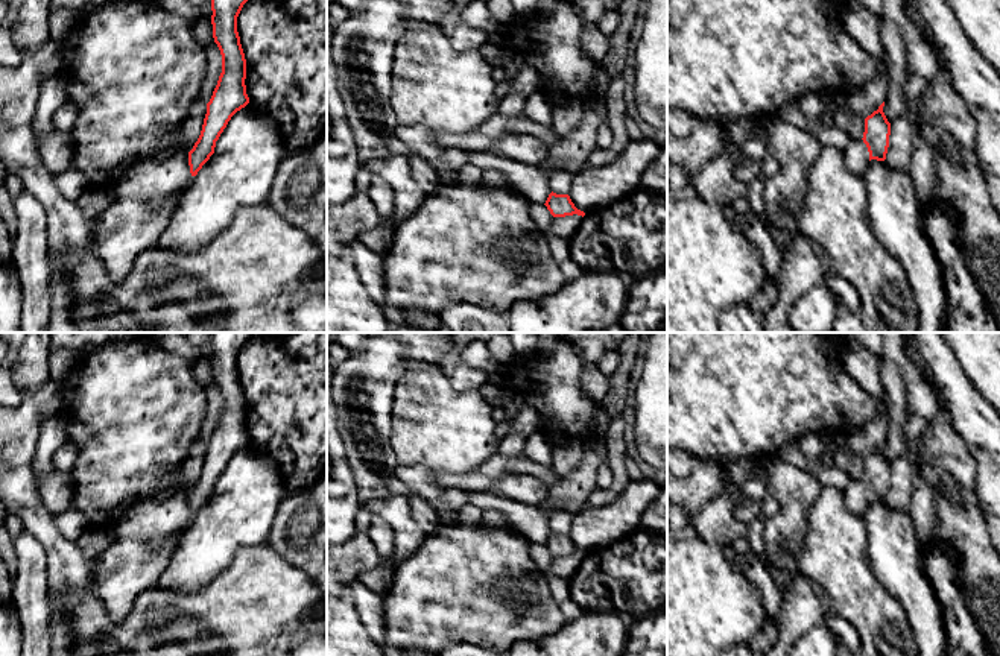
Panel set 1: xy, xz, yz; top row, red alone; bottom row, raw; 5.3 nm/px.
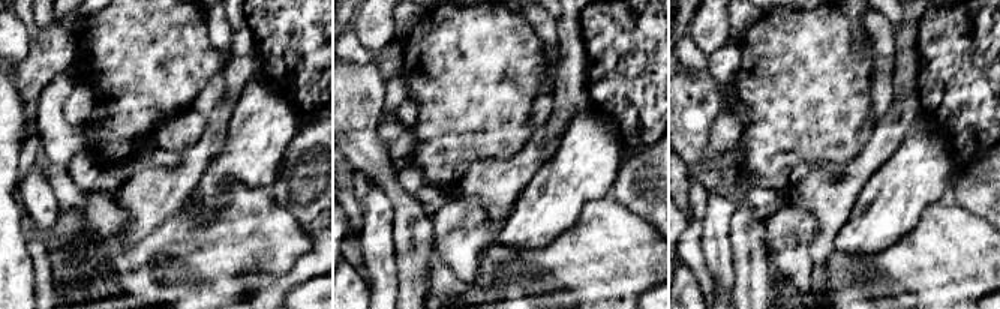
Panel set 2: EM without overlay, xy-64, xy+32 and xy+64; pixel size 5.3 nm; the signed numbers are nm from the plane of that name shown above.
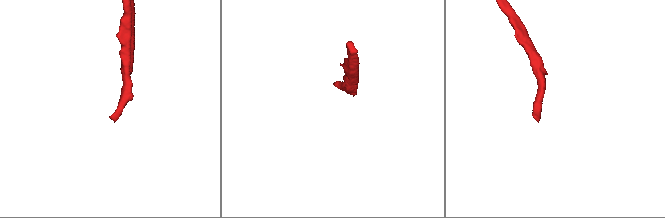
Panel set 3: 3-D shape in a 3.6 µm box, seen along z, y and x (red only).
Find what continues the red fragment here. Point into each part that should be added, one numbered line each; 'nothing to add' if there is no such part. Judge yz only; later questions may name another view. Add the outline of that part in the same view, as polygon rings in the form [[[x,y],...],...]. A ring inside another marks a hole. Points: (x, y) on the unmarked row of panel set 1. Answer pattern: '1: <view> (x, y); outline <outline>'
1: yz (856, 495); outline [[[863,480],[848,483],[843,490],[843,501],[850,513],[863,518],[869,506],[869,492]]]

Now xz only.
nothing to add

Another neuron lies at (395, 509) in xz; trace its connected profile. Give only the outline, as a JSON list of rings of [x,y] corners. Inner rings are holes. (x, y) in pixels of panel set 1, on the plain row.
[[[406,494],[374,500],[362,509],[383,518],[395,530],[397,559],[409,557],[427,536],[429,528],[412,518],[409,495]]]

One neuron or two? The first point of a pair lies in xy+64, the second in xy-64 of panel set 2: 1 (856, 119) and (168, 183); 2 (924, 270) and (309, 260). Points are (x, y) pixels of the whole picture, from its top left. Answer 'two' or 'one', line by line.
1: two
2: two

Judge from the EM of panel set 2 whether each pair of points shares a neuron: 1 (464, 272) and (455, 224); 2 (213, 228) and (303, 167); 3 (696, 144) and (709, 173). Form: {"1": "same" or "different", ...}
{"1": "same", "2": "different", "3": "different"}

